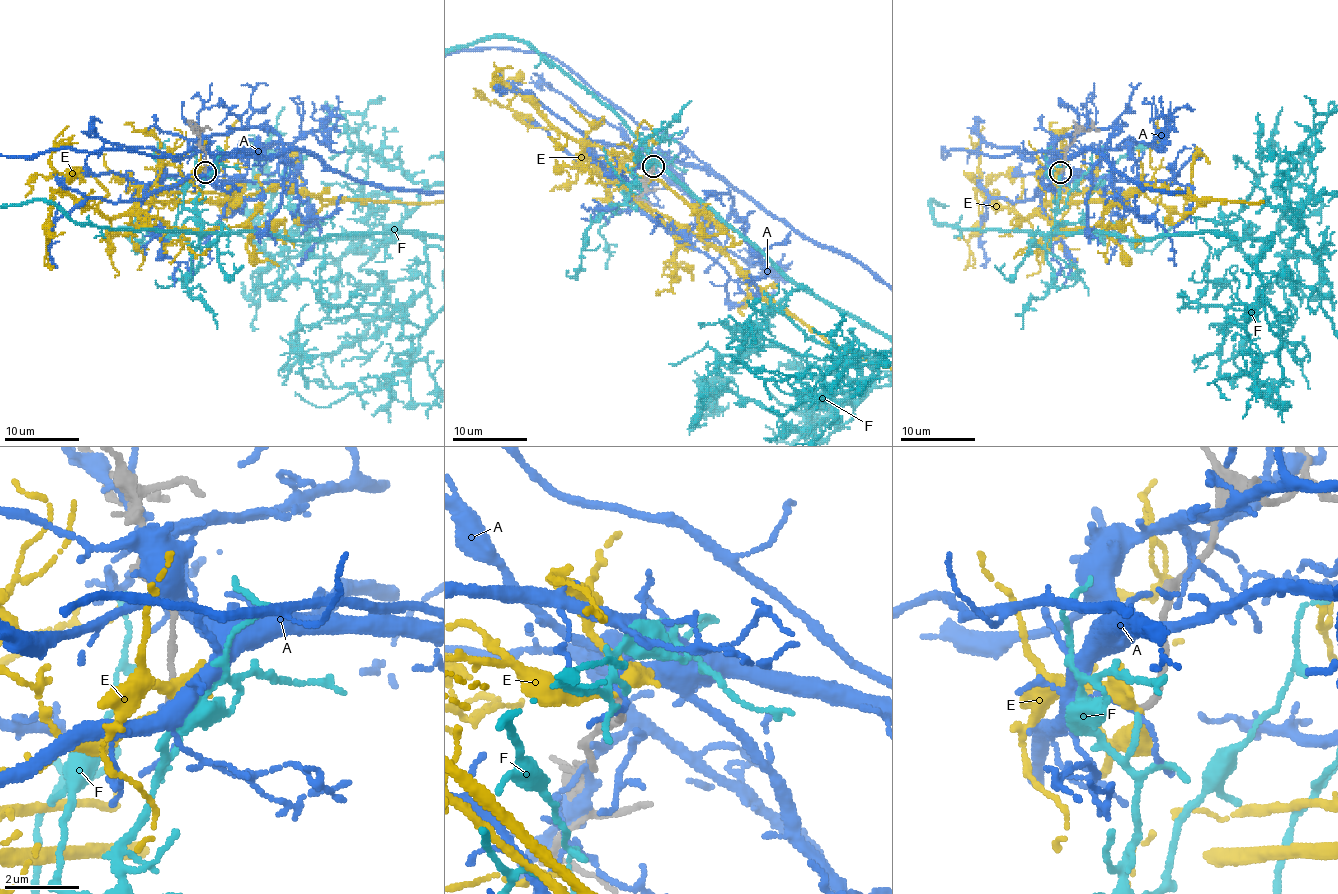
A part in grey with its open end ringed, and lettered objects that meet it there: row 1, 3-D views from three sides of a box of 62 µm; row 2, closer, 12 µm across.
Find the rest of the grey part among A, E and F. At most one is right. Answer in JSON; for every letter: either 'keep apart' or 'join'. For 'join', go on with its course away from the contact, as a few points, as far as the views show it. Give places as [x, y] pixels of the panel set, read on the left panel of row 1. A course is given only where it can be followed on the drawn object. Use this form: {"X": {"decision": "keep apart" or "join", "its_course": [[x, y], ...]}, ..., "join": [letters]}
{"A": {"decision": "keep apart"}, "E": {"decision": "keep apart"}, "F": {"decision": "join"}, "join": ["F"]}

